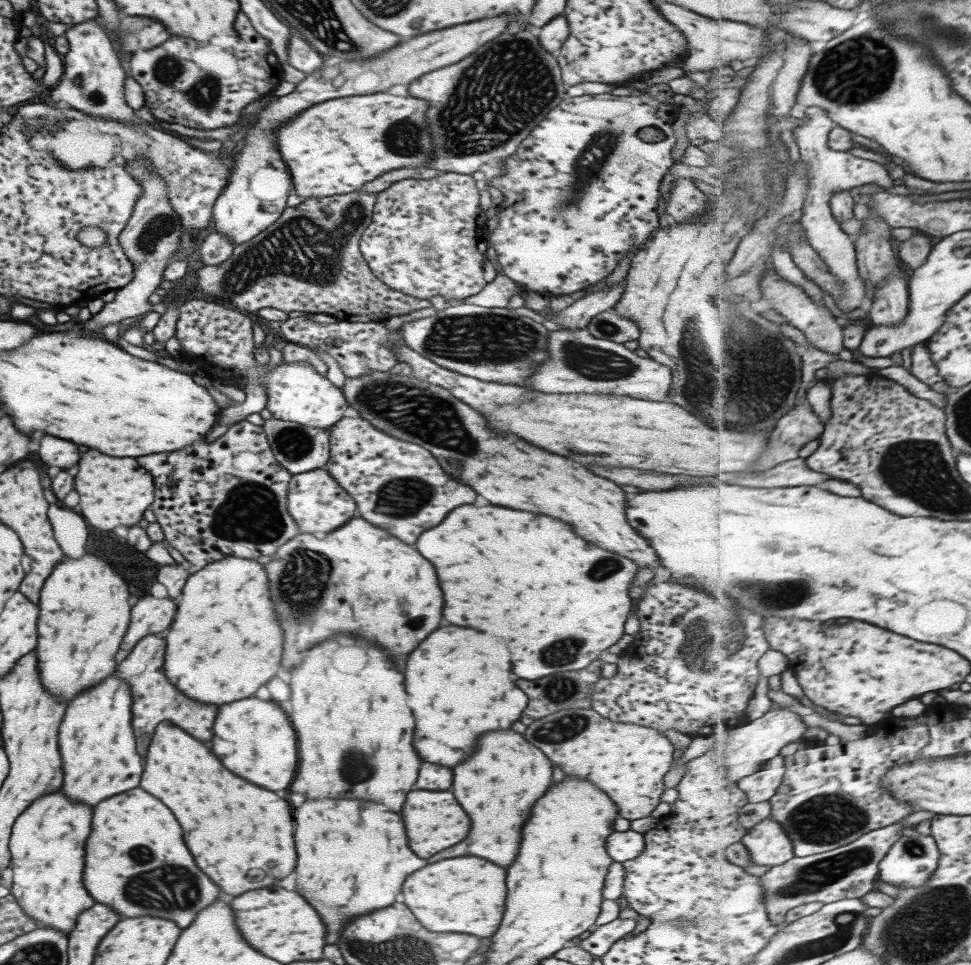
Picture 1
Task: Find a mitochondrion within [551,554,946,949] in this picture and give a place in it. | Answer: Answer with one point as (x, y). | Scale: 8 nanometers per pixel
(825, 820)

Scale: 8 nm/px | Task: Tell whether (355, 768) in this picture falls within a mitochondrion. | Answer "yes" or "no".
yes

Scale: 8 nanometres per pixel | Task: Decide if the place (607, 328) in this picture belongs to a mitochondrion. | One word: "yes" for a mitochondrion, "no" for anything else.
yes

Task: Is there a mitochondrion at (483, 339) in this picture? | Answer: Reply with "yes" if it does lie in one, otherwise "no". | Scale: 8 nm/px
yes

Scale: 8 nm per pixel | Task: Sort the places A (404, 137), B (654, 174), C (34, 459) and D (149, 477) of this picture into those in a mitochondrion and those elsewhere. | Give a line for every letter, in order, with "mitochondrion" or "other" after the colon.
A: mitochondrion
B: other
C: other
D: other

